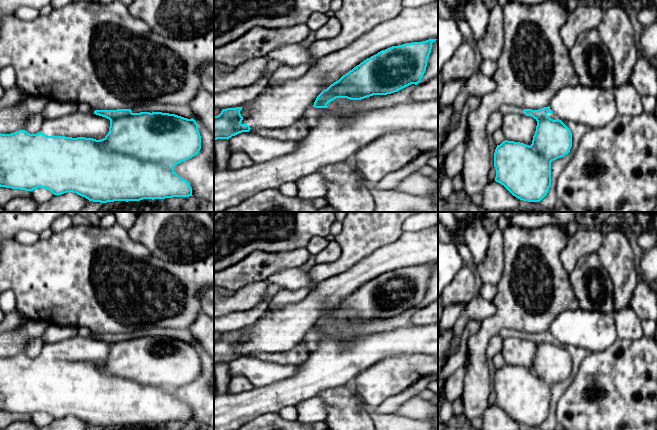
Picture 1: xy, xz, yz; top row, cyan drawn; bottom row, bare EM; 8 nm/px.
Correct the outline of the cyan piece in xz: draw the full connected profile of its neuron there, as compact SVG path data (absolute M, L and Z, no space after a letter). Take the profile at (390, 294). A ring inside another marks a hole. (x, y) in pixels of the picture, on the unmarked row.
M438 224L426 229L422 229L417 232L408 232L404 231L402 236L396 242L382 246L373 253L367 255L360 262L352 266L350 269L344 271L341 274L338 274L334 277L328 278L320 282L318 287L308 293L302 301L299 301L294 304L290 304L279 308L277 310L267 310L267 312L255 323L252 325L252 328L249 332L243 333L242 331L236 332L227 332L222 333L221 337L217 340L214 340L214 365L217 363L229 363L232 360L235 360L242 356L249 356L252 352L266 352L266 353L281 353L293 349L297 344L299 344L309 331L315 332L327 332L327 328L333 325L336 322L347 322L350 324L361 324L373 319L387 319L394 316L397 316L411 308L417 309L421 306L421 303L426 295L428 281L431 277L432 267L438 263Z

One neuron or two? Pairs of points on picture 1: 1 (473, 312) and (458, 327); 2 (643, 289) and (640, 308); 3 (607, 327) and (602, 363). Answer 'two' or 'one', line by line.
1: one
2: one
3: two

